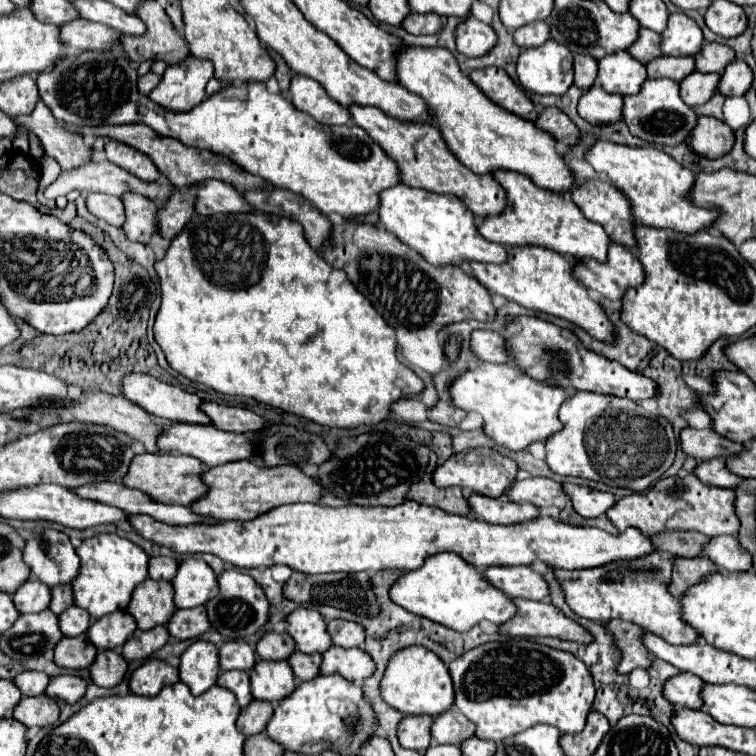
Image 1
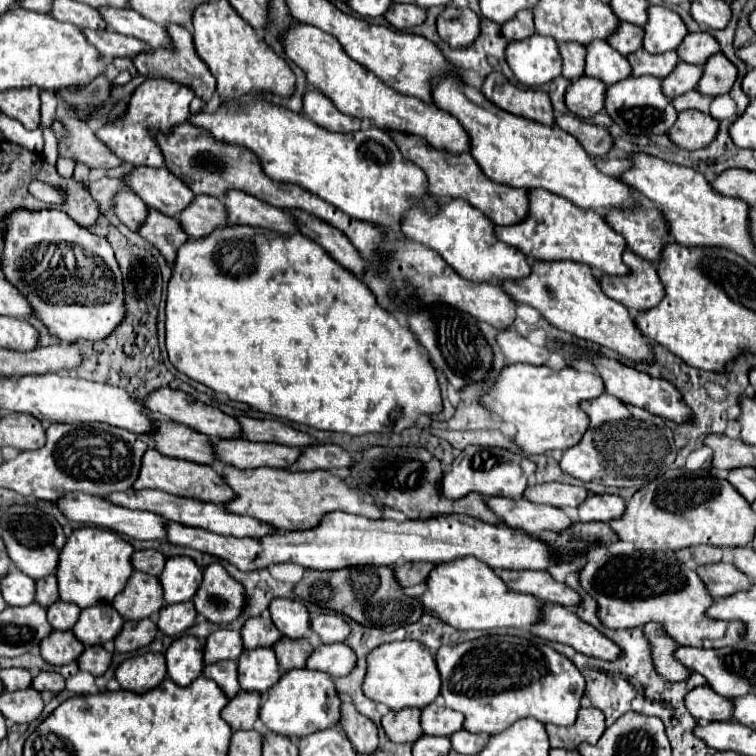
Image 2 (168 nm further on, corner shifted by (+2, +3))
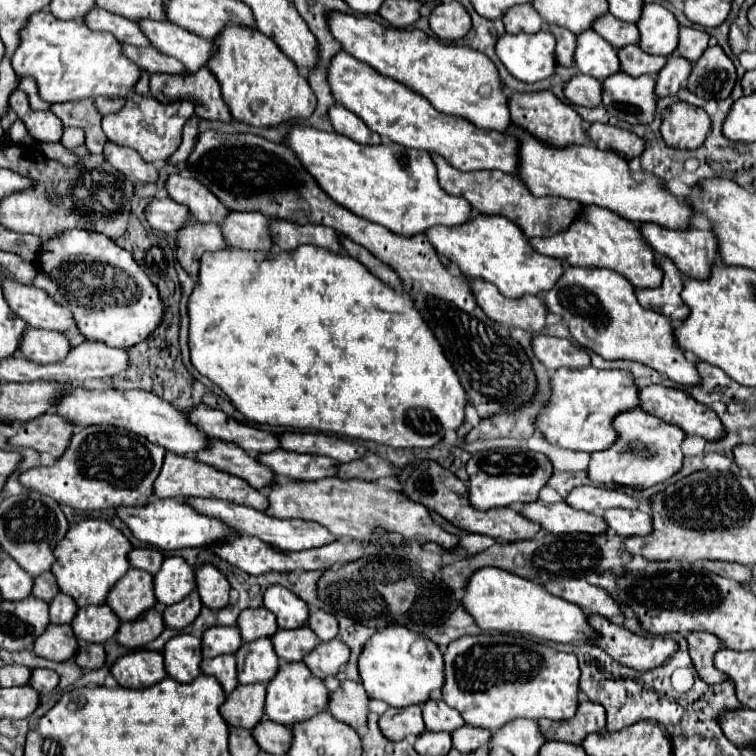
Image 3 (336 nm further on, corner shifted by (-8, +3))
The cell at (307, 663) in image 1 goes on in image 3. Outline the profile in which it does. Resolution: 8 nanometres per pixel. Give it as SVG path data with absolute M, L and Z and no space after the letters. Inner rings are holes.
M303 627L303 629L291 629L291 631L283 631L279 629L273 637L273 647L277 651L277 655L285 661L291 661L291 663L297 663L297 661L303 661L303 657L307 653L311 653L311 649L317 647L317 637L315 633L309 629L309 627Z

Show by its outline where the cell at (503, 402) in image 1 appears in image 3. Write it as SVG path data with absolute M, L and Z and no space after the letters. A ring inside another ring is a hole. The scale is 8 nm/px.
M563 367L549 375L549 387L551 397L535 417L535 427L551 445L571 451L595 453L607 449L617 437L615 429L611 427L613 417L621 411L639 405L639 387L635 385L633 377L625 371L599 371L595 367Z

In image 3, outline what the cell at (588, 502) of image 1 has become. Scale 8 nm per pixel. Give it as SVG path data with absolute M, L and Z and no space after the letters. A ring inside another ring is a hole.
M607 509L603 519L621 537L651 533L651 515L639 509Z

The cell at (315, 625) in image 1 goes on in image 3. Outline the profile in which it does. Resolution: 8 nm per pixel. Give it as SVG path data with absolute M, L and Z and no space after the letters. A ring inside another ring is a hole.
M273 585L265 591L265 607L275 613L281 629L299 629L307 623L309 607L303 599L281 585Z

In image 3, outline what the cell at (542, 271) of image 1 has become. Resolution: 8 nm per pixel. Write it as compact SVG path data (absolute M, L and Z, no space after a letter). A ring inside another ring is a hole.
M569 265L555 283L555 289L543 293L543 303L567 323L571 337L581 347L595 351L603 359L643 363L679 385L699 383L695 363L675 349L671 319L657 311L643 309L633 285L623 275L611 269L575 269Z

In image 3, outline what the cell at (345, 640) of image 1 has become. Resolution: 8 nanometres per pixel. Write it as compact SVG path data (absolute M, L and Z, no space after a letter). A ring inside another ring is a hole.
M313 611L309 615L307 625L315 631L315 635L321 641L331 641L331 639L335 639L339 635L339 621L333 615L325 613L325 611Z

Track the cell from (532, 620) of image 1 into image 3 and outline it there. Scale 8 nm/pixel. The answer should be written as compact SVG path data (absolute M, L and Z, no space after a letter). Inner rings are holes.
M601 615L589 617L589 621L595 625L595 629L599 629L599 633L603 633L597 647L631 669L647 671L651 667L663 665L677 651L677 643L673 639L633 635L631 631L611 623Z

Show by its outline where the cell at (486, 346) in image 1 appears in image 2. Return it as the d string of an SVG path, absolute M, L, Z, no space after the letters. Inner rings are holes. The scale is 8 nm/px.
M513 329L501 331L497 343L509 363L531 363L531 365L545 365L549 361L549 349L529 343L523 335Z

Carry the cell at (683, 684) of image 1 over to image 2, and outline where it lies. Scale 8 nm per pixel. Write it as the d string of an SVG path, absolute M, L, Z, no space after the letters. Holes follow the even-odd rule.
M709 685L693 689L685 697L685 707L697 721L733 721L733 701L717 695Z

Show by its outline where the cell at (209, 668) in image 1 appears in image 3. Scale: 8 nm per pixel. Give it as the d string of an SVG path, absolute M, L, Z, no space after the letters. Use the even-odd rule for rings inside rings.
M181 633L173 637L165 649L165 669L169 677L177 679L179 683L191 683L195 677L199 677L199 661L203 659L201 655L201 639L191 635L191 633Z

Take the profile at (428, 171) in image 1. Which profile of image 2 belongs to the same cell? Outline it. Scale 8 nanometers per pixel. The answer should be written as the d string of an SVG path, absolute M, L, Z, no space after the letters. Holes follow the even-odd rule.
M391 133L393 141L401 149L403 157L419 165L427 179L429 179L429 193L435 197L451 197L451 199L463 199L471 203L475 209L483 211L495 225L517 225L525 221L529 213L529 191L525 189L509 189L507 185L493 183L481 173L481 167L471 157L471 153L461 153L459 157L451 157L449 153L437 153L437 149L427 147L425 141L419 137L401 137L399 133Z

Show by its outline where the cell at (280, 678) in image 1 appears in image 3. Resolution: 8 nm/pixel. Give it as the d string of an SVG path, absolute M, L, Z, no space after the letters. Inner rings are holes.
M269 639L249 643L249 653L239 671L239 683L267 683L279 671L279 657Z

